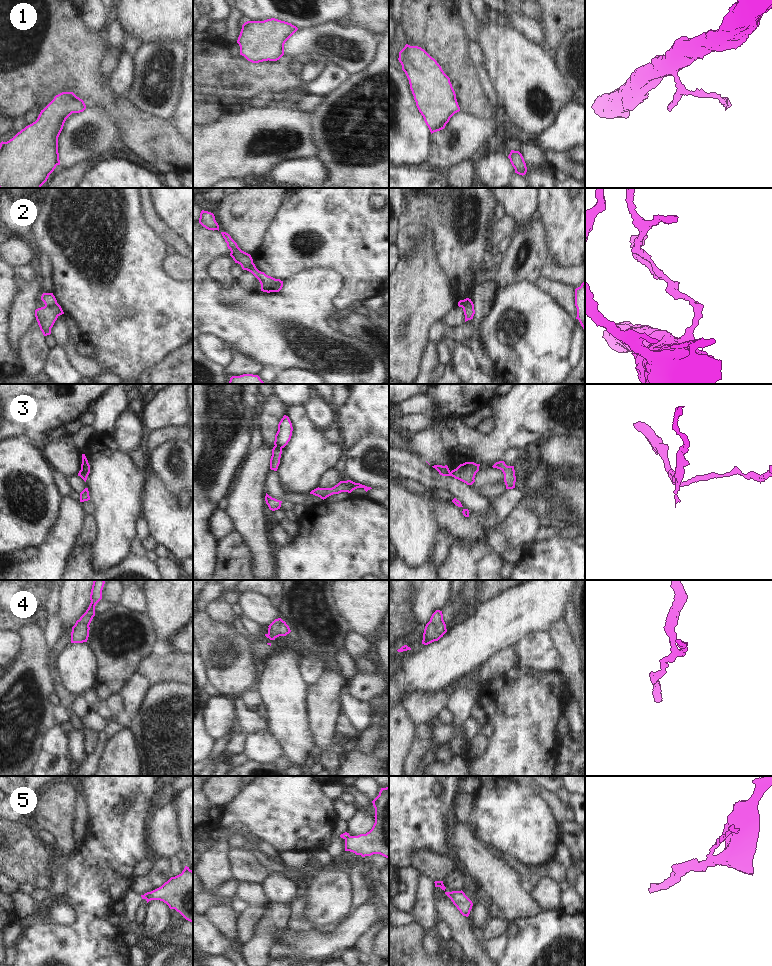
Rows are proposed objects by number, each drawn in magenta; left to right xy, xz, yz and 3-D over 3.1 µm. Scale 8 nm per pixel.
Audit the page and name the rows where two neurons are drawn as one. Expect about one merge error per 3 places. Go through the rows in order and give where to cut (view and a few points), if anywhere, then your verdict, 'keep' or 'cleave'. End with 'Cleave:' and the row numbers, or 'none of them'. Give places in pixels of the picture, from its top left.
1: cut none; keep
2: cut xy (56, 302), (51, 306), (45, 305); cleave
3: cut xz (275, 445), (281, 448); cleave
4: cut none; keep
5: cut xy (149, 892), (146, 899); cleave
Cleave: 2, 3, 5

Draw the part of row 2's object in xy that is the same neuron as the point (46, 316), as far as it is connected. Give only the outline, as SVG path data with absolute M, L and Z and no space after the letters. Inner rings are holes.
M58 303L52 307L45 305L35 310L36 320L44 336L51 334L51 328L57 318L62 314L64 314L64 312Z

